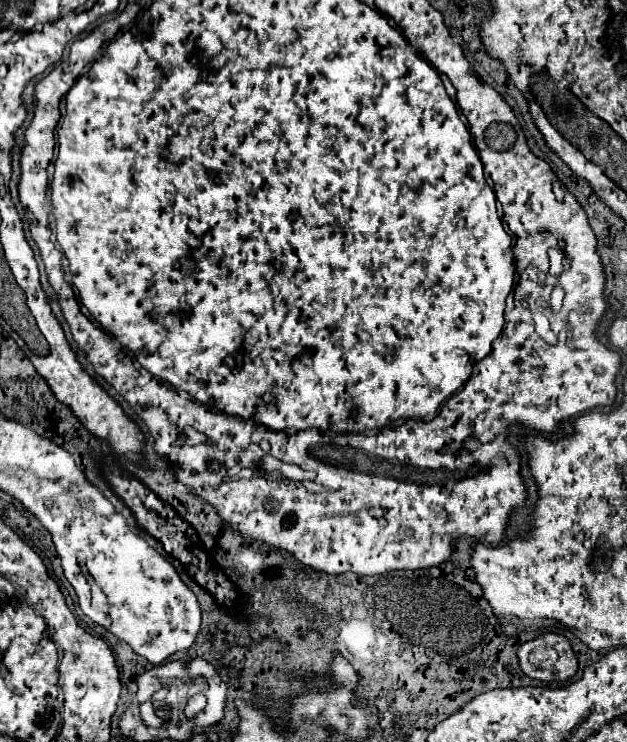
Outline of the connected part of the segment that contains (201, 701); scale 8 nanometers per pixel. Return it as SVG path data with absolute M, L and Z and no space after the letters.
M196 694L196 696L192 696L192 698L188 700L186 708L184 708L186 718L188 718L188 720L194 720L196 714L198 714L204 706L206 706L206 696L204 696L204 694Z

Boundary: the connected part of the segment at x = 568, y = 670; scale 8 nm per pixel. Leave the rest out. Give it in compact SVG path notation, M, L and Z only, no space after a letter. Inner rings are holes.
M542 634L518 648L518 658L520 658L520 668L526 676L542 682L566 682L570 680L576 670L578 670L578 660L570 648L570 642L562 634ZM536 648L554 648L558 654L558 660L530 660L530 654ZM540 664L540 666L538 666Z

